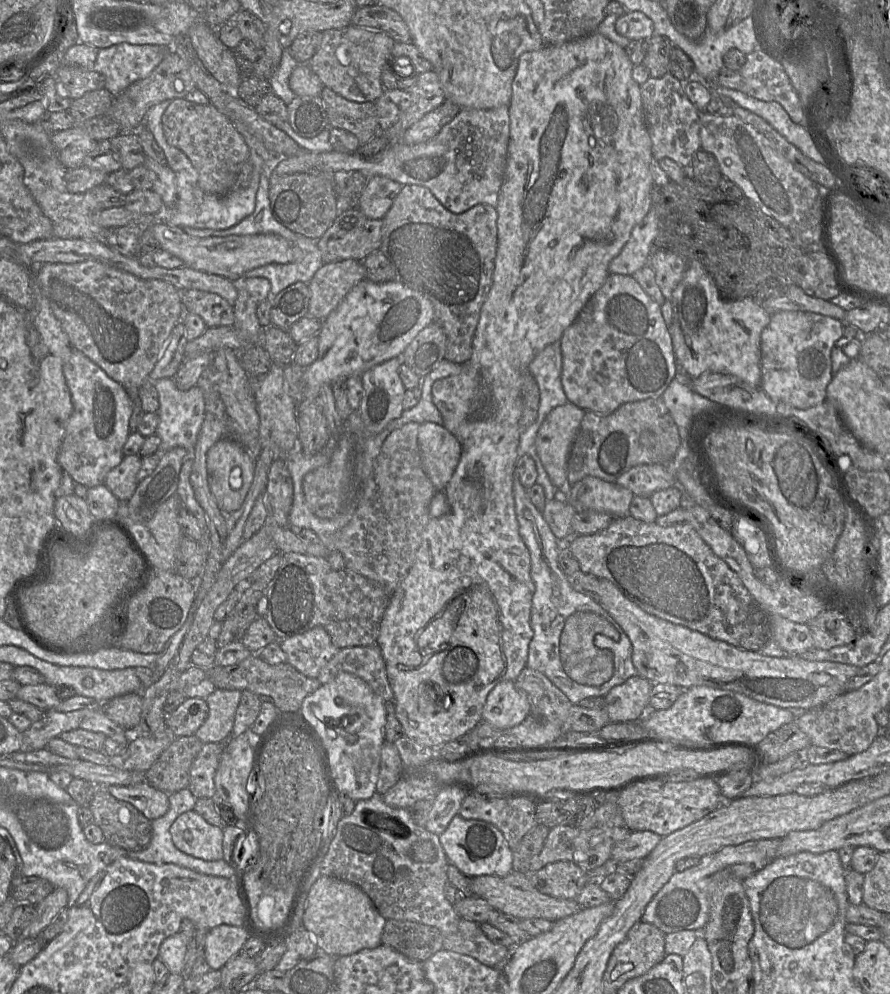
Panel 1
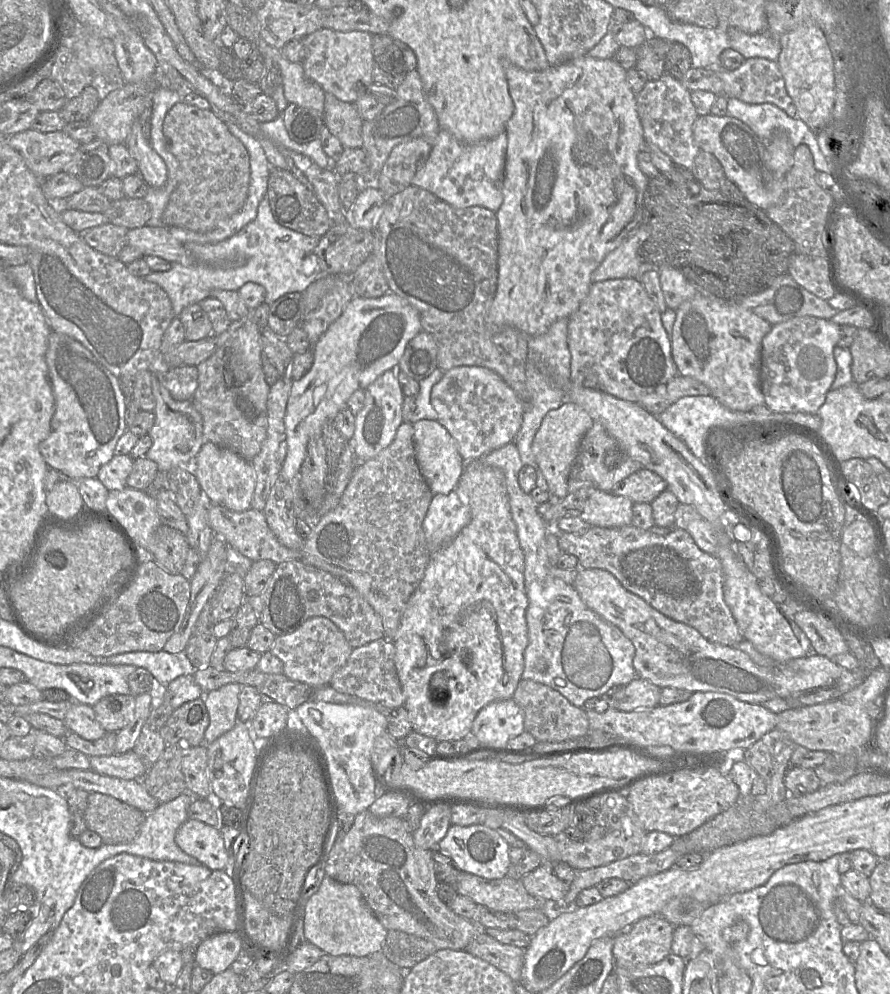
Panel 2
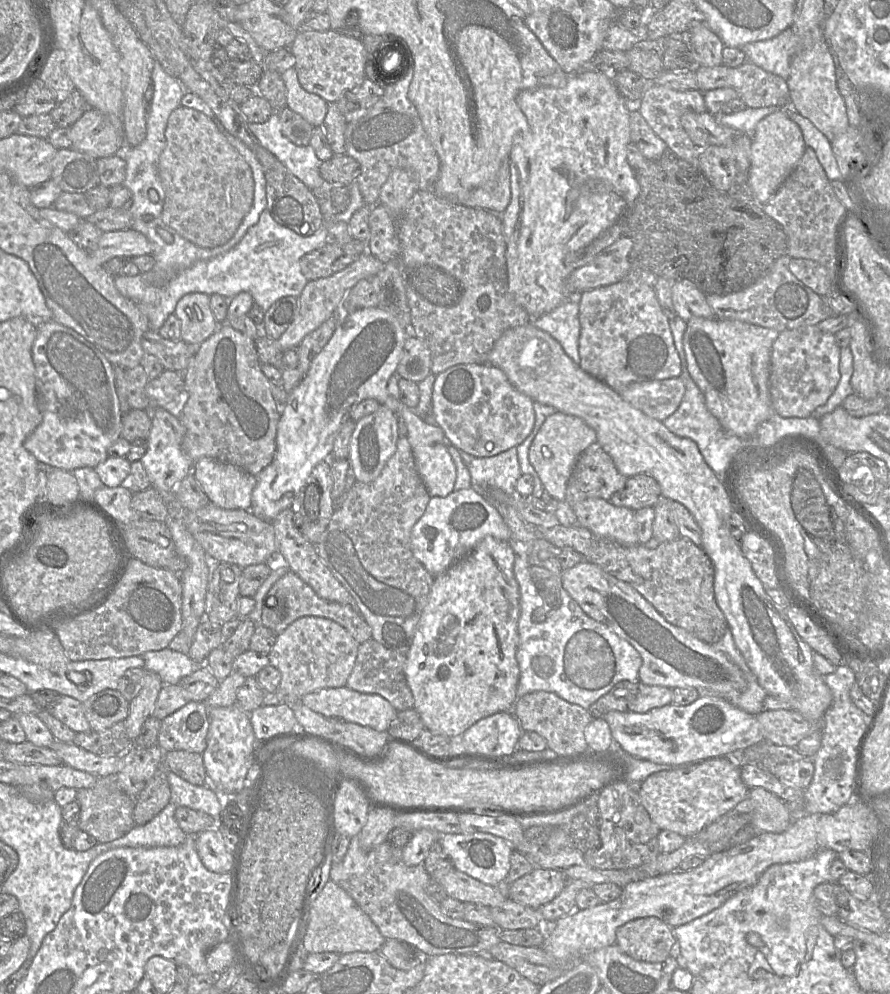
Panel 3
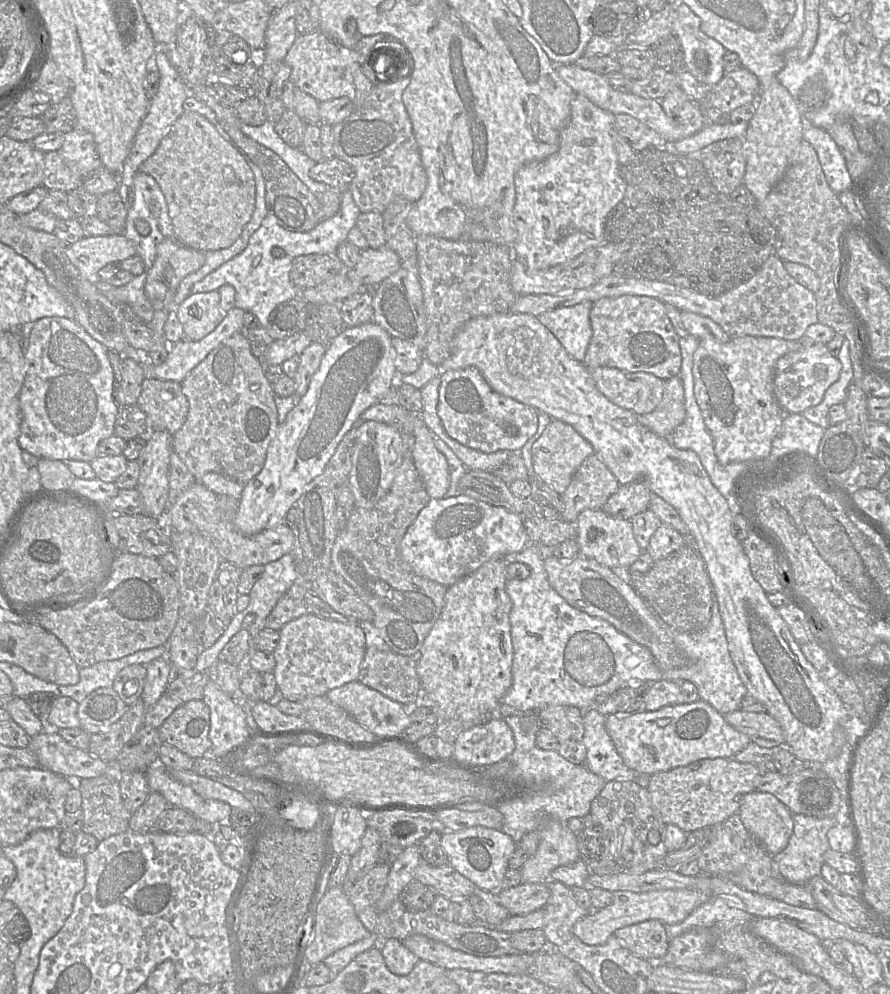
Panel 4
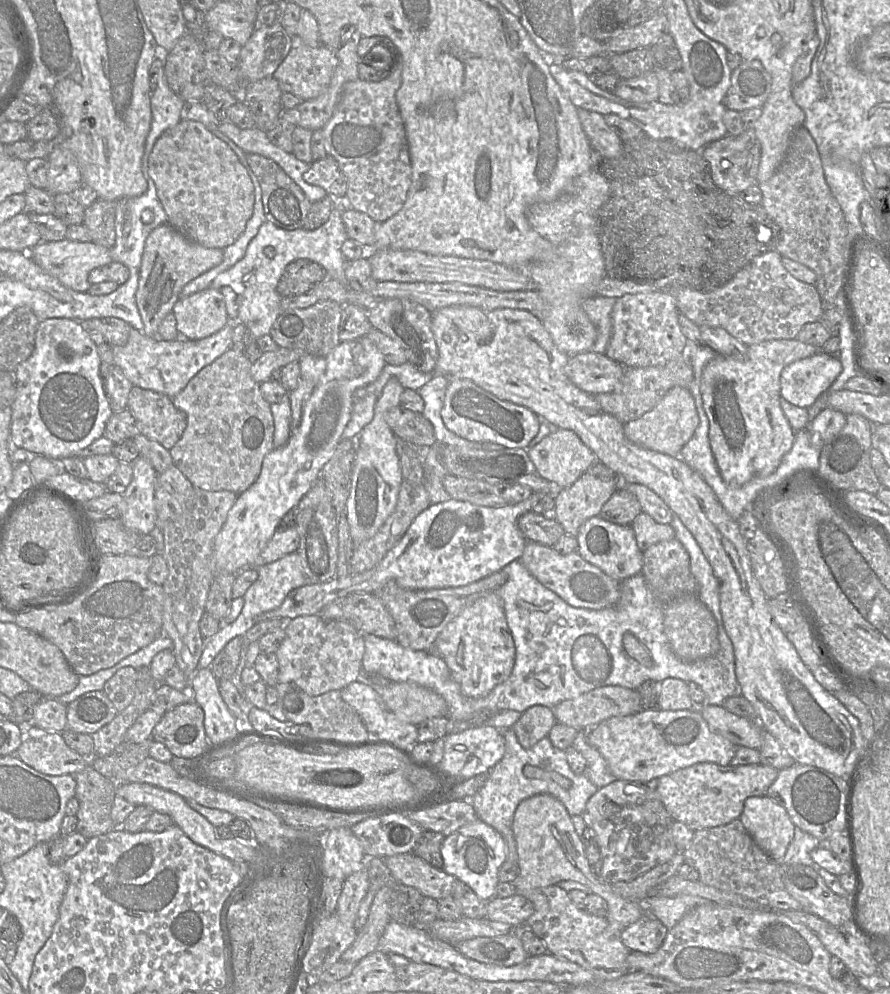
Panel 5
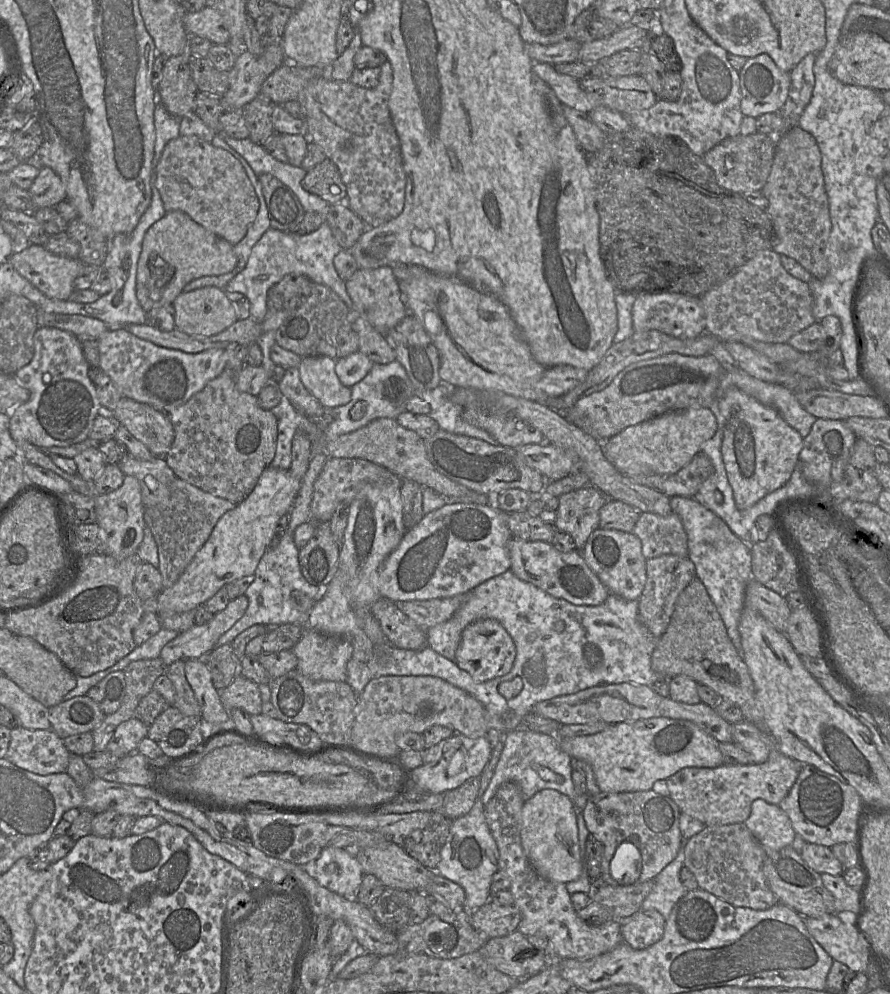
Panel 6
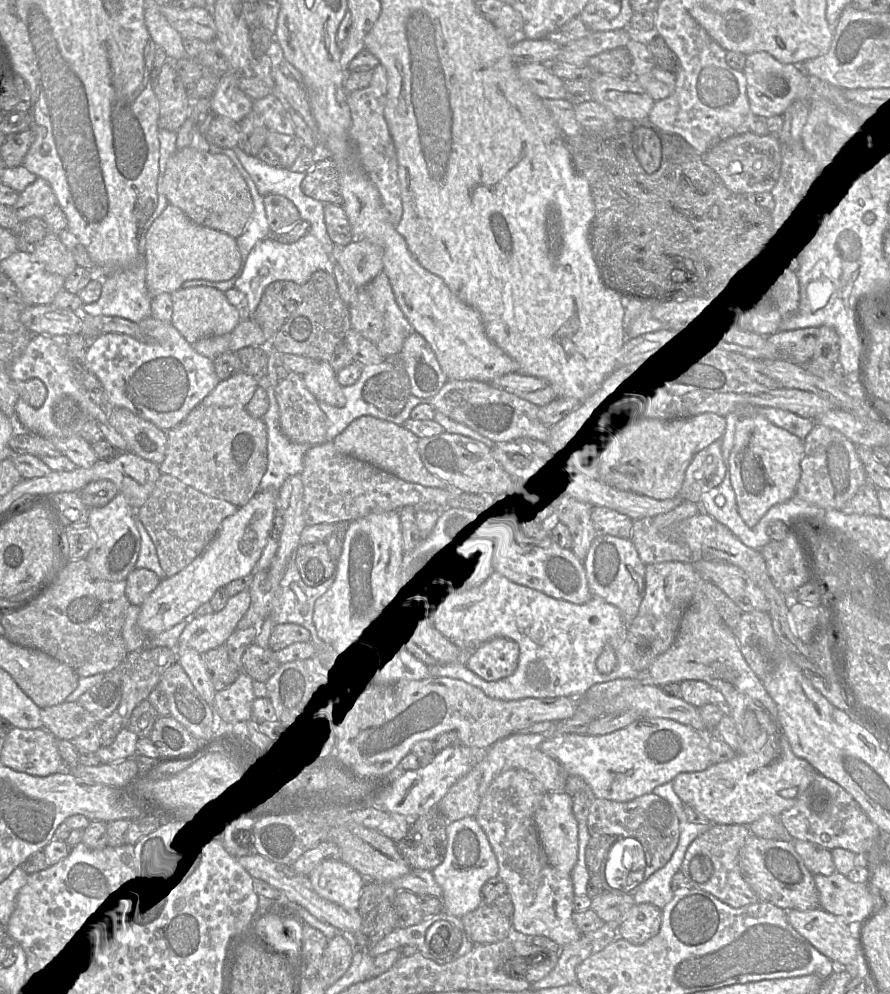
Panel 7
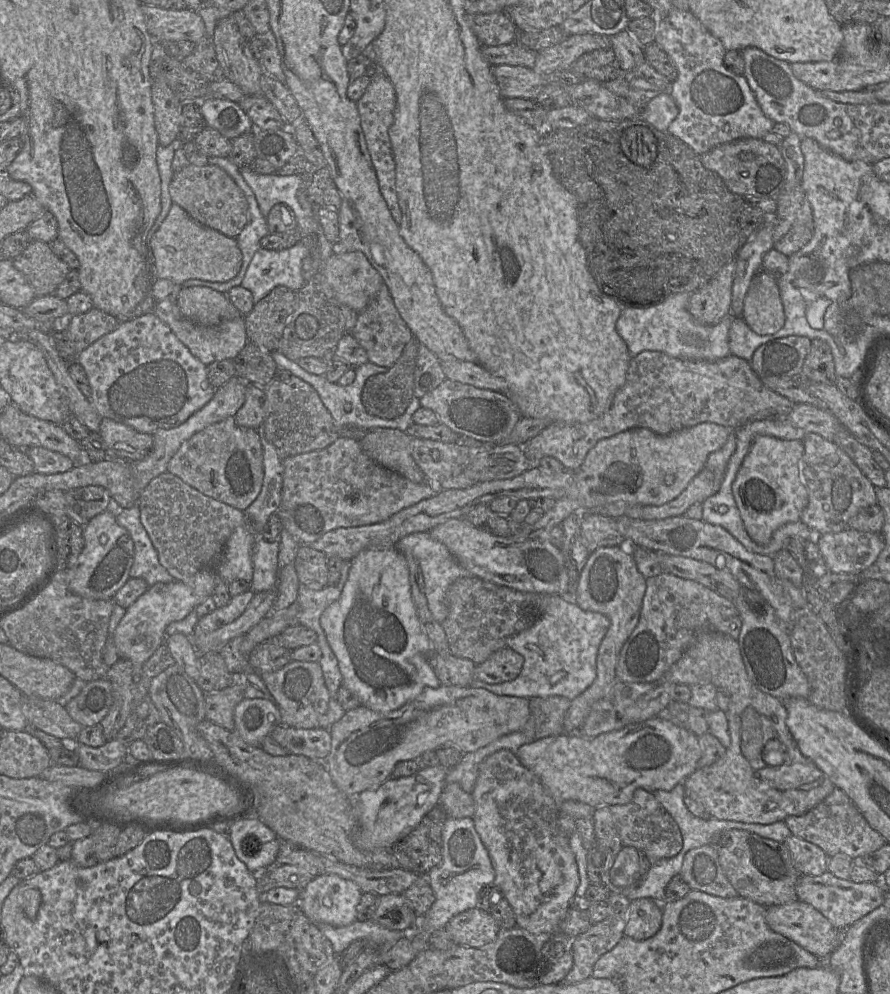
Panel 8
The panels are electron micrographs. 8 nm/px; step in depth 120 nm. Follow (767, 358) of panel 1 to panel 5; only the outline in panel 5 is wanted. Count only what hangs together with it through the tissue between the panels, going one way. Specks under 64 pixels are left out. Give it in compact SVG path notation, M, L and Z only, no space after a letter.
M820 350L782 370L780 396L795 406L809 408L821 394L828 393L842 371L841 360Z

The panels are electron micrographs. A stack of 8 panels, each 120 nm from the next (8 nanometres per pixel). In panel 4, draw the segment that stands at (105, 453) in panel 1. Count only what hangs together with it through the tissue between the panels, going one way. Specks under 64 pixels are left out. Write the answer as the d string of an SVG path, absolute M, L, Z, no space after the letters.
M47 317L28 327L24 358L25 377L19 394L22 413L20 448L38 458L90 463L98 456L99 443L114 435L120 409L115 399L115 378L106 348L74 319Z

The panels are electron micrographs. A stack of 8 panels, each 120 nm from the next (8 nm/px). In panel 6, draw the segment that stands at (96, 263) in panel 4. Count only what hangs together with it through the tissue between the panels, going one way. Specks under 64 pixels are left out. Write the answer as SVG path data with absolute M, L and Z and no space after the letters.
M38 244L14 254L9 263L46 297L56 300L69 299L74 280L85 266L78 258L56 255Z

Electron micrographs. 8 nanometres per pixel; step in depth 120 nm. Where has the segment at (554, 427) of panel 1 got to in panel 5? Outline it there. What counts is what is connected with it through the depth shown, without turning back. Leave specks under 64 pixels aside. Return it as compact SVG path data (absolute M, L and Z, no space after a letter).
M554 428L549 435L528 450L528 455L538 473L557 489L575 483L597 462L594 452L572 430Z

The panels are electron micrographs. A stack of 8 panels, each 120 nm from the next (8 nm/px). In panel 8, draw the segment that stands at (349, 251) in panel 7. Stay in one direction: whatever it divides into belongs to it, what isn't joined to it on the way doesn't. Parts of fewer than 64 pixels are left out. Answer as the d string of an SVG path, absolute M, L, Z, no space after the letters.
M360 251L334 253L321 269L340 305L361 312L375 298L384 282Z

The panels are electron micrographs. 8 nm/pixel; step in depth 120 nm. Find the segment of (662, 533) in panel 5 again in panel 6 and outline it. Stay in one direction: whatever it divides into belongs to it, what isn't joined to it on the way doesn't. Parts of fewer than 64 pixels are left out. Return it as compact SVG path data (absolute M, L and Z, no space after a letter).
M641 512L632 531L641 541L642 554L645 559L662 555L688 557L688 539L680 517L671 512L660 516L649 512Z

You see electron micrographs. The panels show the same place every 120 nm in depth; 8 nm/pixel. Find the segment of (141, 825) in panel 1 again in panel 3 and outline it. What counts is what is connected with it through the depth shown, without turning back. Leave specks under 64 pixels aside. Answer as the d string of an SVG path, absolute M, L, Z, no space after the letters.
M98 777L98 779L95 786L77 790L76 800L80 805L78 827L93 836L97 843L107 843L124 836L135 826L133 820L135 798L118 788L113 782L114 777Z

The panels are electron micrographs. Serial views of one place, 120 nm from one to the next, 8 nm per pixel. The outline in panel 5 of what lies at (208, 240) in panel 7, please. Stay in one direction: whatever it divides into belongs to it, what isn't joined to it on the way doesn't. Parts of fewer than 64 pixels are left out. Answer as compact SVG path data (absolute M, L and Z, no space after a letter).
M168 223L156 227L148 235L141 260L138 288L135 299L143 322L143 333L159 340L158 328L166 315L172 312L174 304L181 297L183 287L223 260L223 249L201 246Z

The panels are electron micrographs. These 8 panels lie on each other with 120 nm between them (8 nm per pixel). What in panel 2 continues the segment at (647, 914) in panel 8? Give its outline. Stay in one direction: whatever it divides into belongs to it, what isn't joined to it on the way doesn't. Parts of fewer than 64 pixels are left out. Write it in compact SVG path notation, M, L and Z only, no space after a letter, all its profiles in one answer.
M660 915L639 919L614 936L615 967L635 968L662 961L671 953L674 929Z

